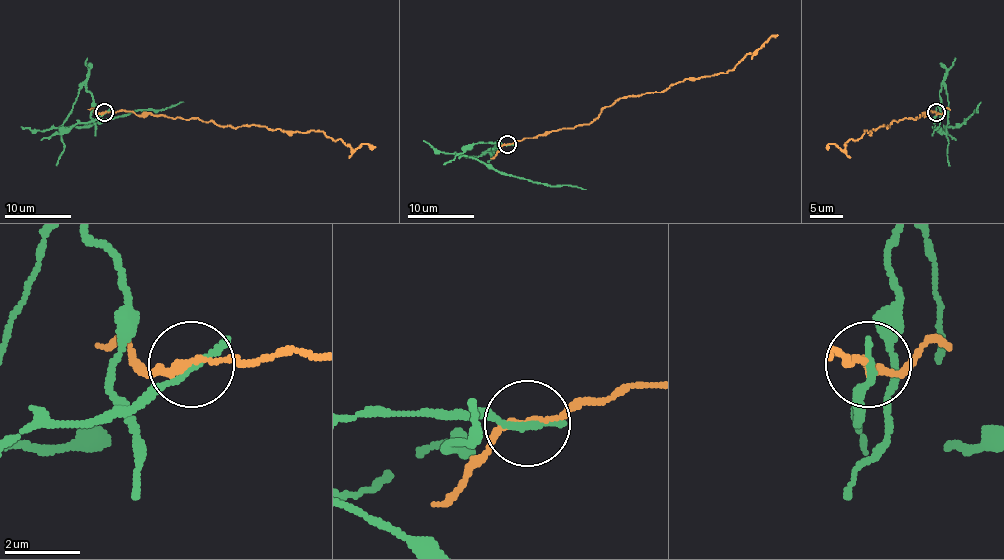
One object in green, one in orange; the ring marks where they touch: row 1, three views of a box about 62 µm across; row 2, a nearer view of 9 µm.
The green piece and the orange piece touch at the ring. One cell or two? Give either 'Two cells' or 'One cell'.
Two cells

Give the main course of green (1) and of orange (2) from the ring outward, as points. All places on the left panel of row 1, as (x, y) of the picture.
1: (105, 113), (60, 133), (63, 128), (92, 126), (105, 119), (150, 109), (166, 109), (183, 101)
2: (105, 113), (322, 131), (353, 149), (362, 144), (375, 148)

